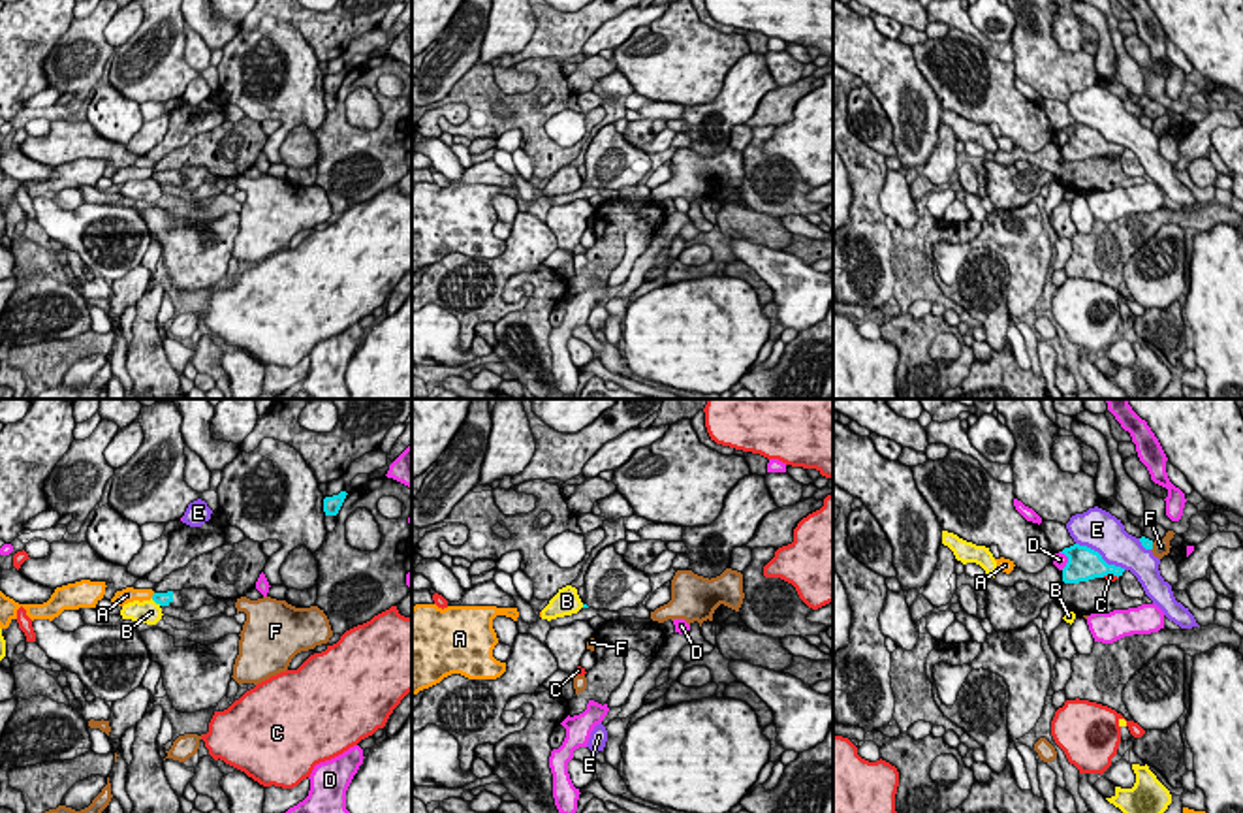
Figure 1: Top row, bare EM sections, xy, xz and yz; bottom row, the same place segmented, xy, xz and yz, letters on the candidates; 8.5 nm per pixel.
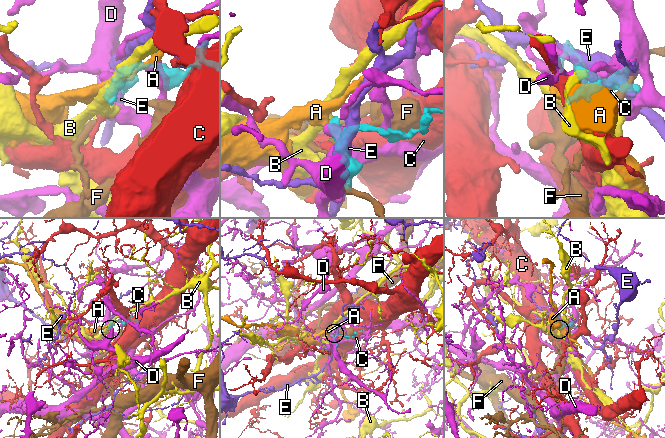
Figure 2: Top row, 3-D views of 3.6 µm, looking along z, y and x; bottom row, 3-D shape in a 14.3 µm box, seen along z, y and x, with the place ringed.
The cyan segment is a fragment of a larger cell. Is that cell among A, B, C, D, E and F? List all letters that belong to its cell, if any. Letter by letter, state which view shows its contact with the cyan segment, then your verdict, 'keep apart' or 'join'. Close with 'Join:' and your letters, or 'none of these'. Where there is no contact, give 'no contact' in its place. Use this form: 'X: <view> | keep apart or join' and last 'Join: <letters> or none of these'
A: xy | keep apart
B: xy | keep apart
C: yz | keep apart
D: yz | keep apart
E: yz | keep apart
F: yz | keep apart
Join: none of these

